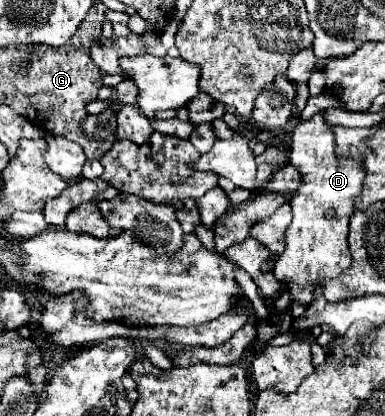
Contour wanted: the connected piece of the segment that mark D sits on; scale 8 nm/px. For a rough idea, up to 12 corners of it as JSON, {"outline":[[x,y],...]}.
{"outline":[[322,113],[296,125],[286,249],[274,277],[292,303],[350,267],[358,151],[338,161]]}

